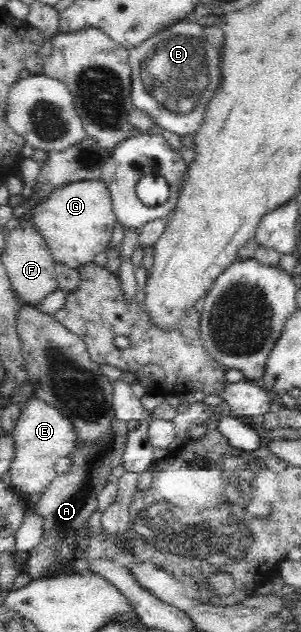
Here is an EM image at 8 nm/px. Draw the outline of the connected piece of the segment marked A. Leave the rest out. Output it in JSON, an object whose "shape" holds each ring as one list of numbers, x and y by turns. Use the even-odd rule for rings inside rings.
{"shape":[[117,419,110,431,106,432,102,438,98,438,94,444,77,440,73,452,68,456,72,463,71,471,57,474,41,494,39,502,31,506,43,520,42,540,29,550,24,566,31,580,46,579,62,574,62,568,69,566,68,564,77,558,78,533,83,532,90,515,98,508,96,495,122,467,122,456,129,435,126,425,127,422]]}

